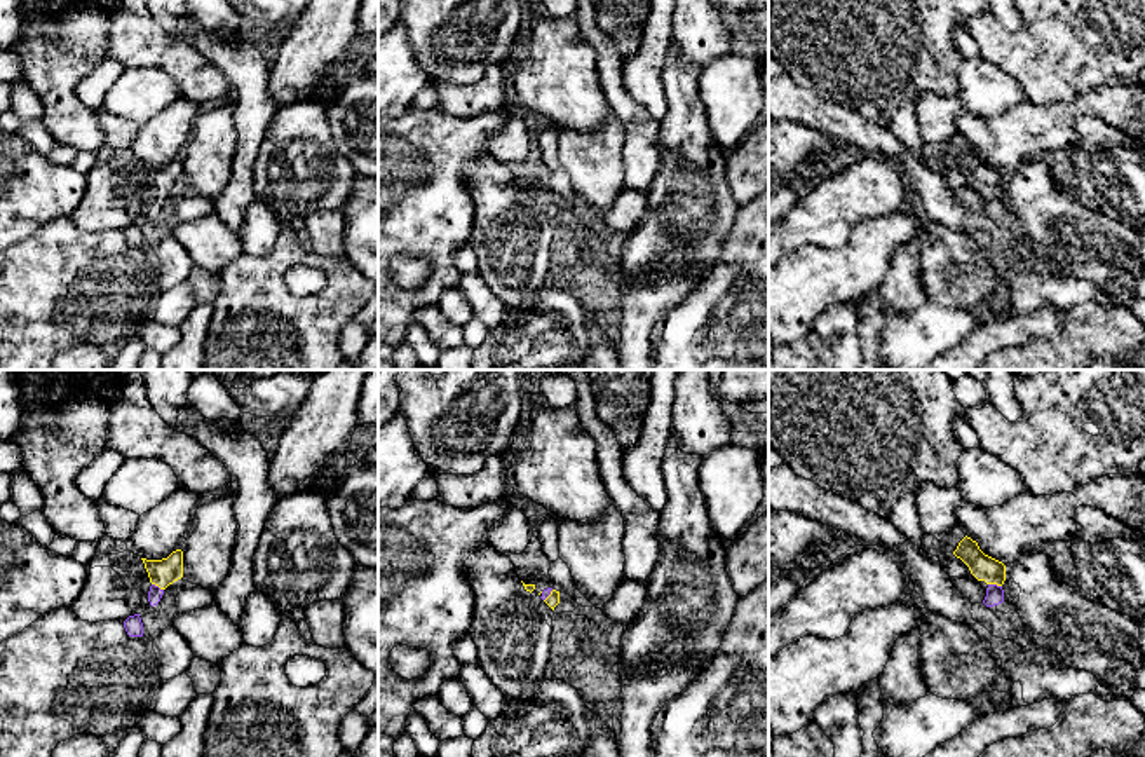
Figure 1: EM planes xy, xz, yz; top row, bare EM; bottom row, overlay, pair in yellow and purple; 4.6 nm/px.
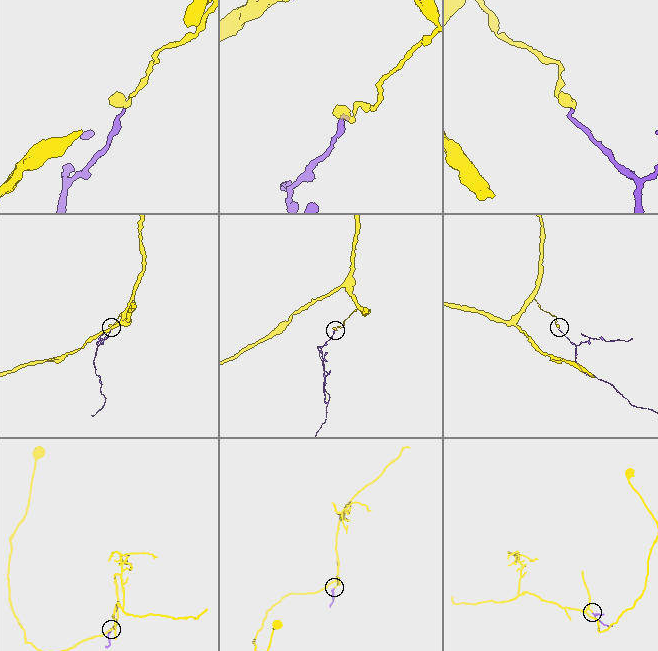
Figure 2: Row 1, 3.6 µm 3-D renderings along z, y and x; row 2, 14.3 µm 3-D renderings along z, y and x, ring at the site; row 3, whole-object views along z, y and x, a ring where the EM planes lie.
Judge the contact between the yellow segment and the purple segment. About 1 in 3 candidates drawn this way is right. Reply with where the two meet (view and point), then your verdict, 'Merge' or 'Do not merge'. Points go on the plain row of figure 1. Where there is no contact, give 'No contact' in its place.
Touches yellow at yz (995, 192). Merge

